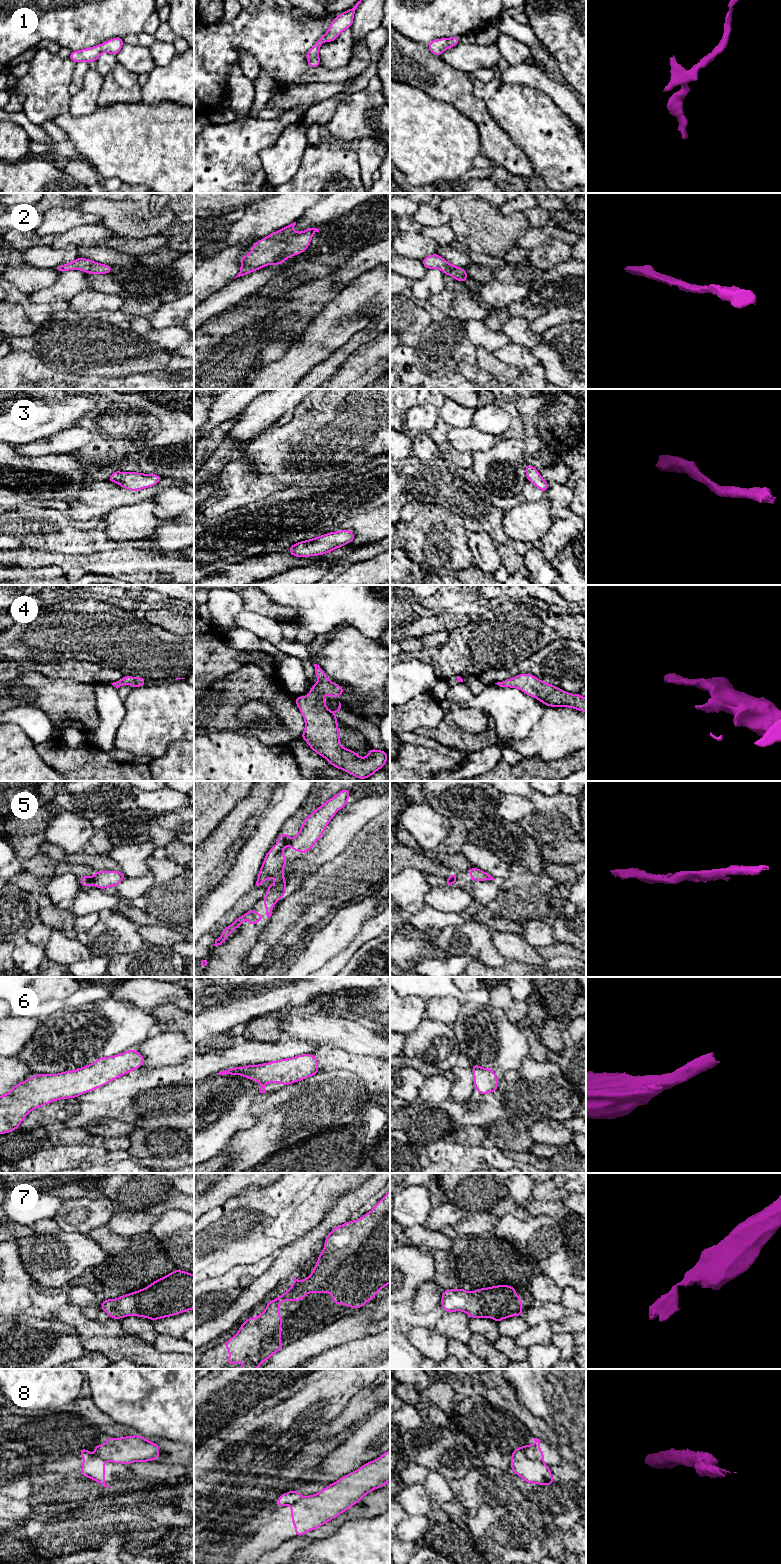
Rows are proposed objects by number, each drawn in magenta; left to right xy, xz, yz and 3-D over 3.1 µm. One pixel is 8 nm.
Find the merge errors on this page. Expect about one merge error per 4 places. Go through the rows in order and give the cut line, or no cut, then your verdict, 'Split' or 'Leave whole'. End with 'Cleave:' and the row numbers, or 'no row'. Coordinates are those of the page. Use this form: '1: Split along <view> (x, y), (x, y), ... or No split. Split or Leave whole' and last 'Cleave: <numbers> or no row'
1: No split. Leave whole
2: No split. Leave whole
3: No split. Leave whole
4: No split. Leave whole
5: No split. Leave whole
6: No split. Leave whole
7: No split. Leave whole
8: Split along yz (521, 1447), (528, 1457), (542, 1462). Split
Cleave: 8

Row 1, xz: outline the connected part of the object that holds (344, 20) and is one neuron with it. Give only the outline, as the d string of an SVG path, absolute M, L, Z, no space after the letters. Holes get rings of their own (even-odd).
M362 0L358 1L355 6L346 12L339 14L329 26L327 32L318 39L315 45L305 54L310 68L316 68L320 65L319 49L323 42L333 42L347 28L353 24L355 10Z

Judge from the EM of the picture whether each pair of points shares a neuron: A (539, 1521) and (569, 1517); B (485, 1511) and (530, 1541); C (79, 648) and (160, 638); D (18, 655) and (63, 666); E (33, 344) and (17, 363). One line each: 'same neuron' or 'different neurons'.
A: different neurons
B: same neuron
C: same neuron
D: different neurons
E: different neurons

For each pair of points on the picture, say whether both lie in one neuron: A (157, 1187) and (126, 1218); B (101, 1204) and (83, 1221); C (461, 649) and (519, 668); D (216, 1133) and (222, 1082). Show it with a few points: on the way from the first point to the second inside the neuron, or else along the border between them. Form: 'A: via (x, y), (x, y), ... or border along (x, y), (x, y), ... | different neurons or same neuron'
A: border along (115, 1210), (143, 1211) | different neurons
B: via (97, 1208), (87, 1217) | same neuron
C: border along (532, 653), (510, 667), (492, 668), (489, 670) | different neurons
D: via (216, 1120), (216, 1109), (220, 1105), (222, 1095) | same neuron

